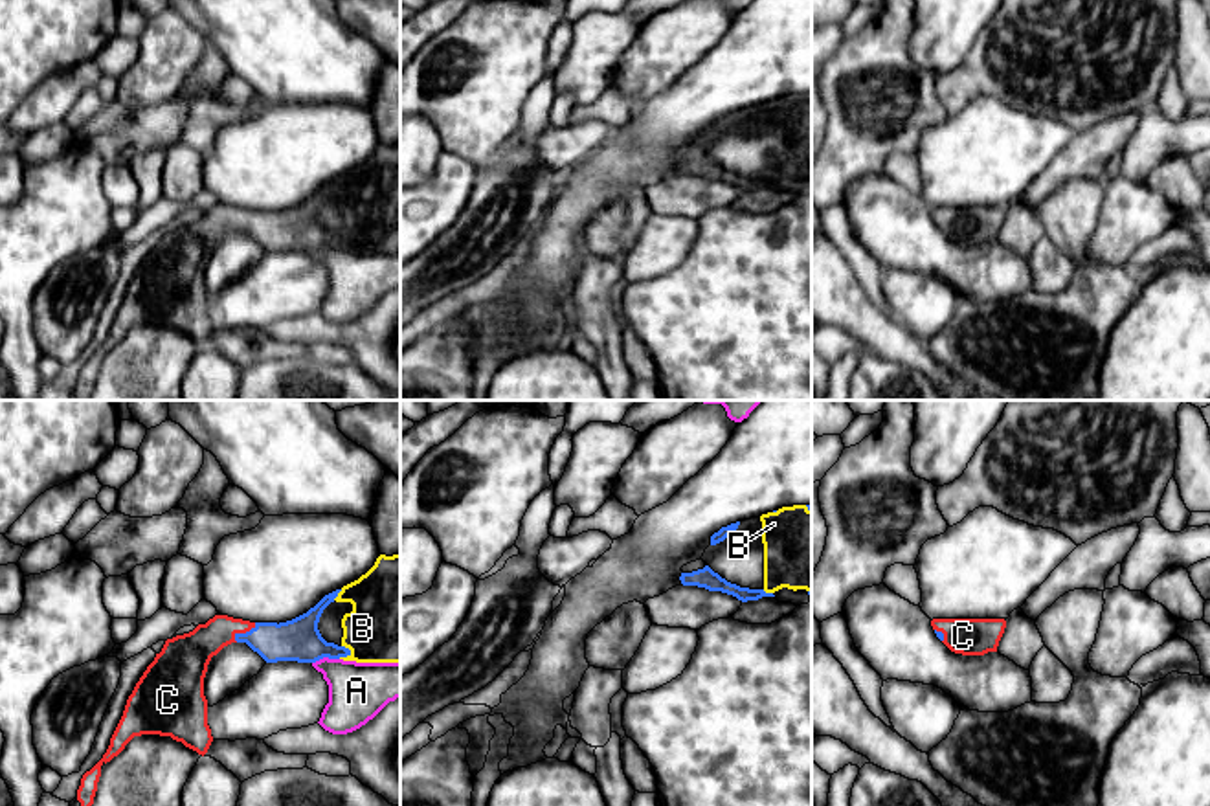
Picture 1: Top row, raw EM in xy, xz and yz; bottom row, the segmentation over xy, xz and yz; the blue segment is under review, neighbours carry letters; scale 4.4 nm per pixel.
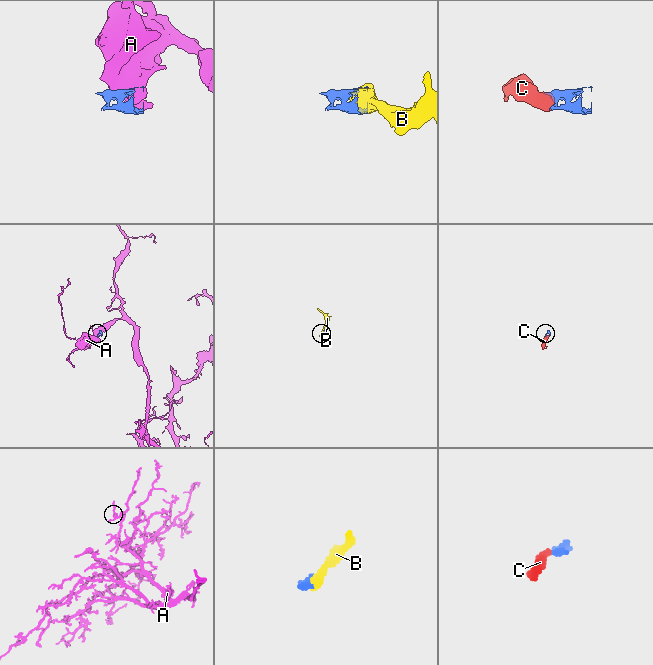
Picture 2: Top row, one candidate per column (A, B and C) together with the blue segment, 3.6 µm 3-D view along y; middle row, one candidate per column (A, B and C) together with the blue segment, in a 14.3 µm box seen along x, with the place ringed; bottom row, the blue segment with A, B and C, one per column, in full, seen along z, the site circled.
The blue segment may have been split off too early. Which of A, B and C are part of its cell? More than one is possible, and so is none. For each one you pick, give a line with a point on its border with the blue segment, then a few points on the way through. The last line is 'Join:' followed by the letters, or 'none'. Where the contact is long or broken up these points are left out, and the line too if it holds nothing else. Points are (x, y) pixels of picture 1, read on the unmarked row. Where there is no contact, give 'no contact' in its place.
B: xy (344, 245)
C: xy (243, 223) | across xy (298, 228), (267, 228), (243, 223), (215, 223), (190, 243)
Join: B, C

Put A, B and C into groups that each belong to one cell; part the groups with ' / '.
A / B C

